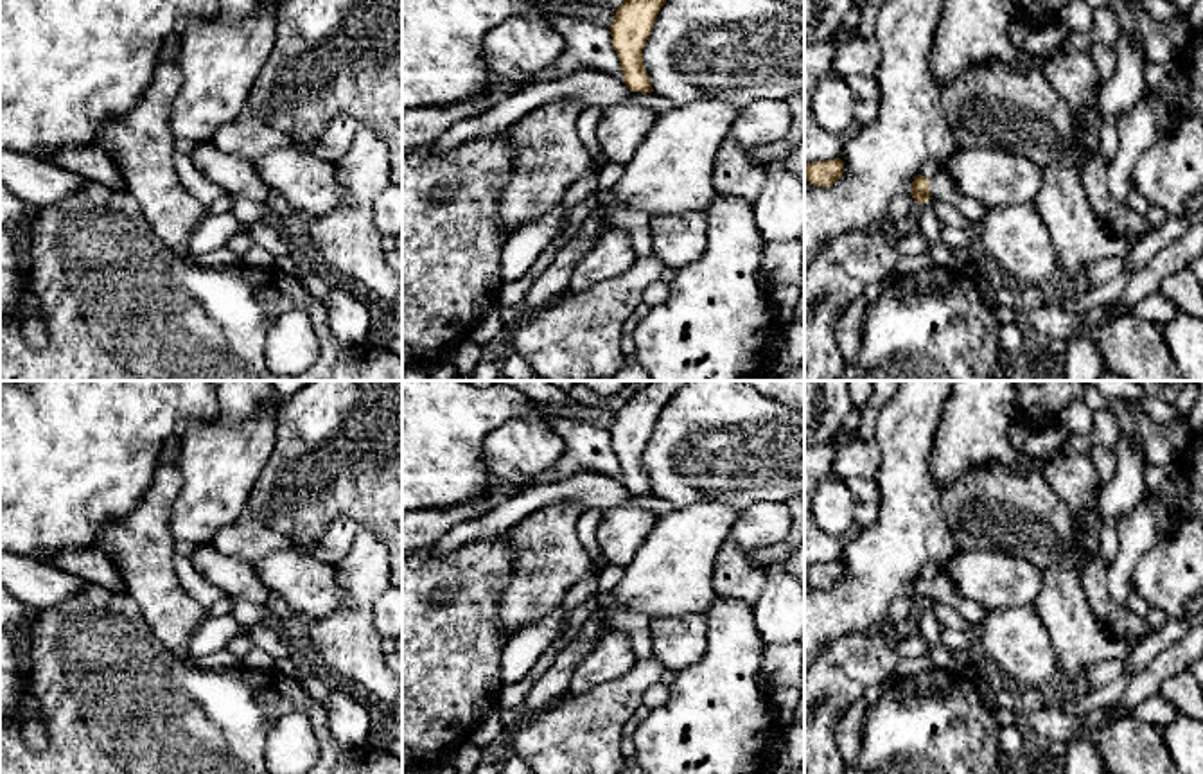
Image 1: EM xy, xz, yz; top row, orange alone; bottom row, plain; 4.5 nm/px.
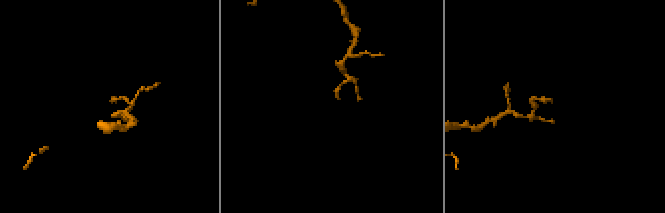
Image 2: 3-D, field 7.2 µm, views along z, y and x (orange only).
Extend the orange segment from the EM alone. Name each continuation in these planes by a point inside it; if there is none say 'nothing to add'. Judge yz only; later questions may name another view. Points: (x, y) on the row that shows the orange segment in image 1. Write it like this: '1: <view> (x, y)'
1: yz (943, 189)

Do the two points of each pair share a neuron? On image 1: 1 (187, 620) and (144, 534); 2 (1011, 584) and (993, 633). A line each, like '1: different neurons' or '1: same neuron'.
1: same neuron
2: different neurons

